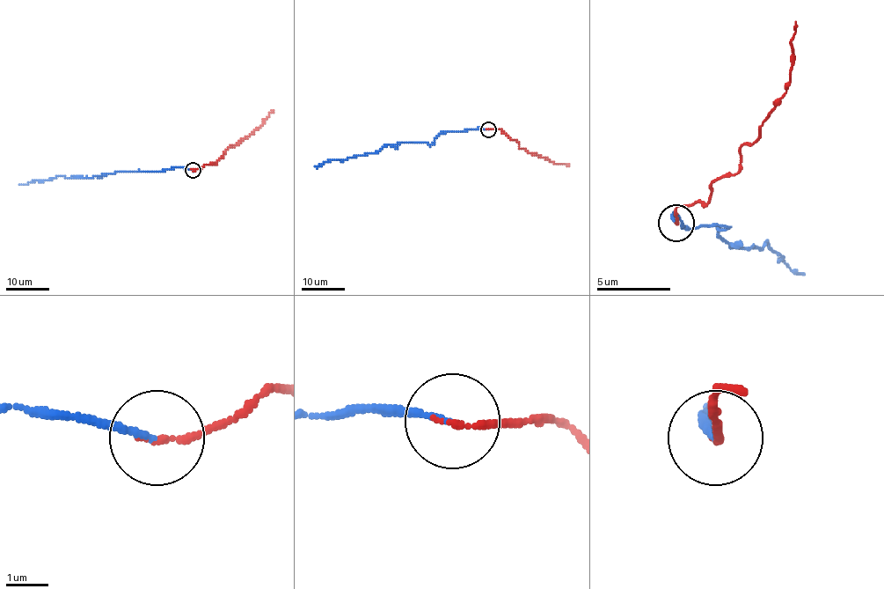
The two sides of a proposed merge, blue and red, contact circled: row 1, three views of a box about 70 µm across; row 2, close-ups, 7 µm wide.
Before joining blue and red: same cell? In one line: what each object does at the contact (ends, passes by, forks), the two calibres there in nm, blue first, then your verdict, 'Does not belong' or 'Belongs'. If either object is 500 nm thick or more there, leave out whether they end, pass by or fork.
At the ring blue ends. At the ring red ends. Thickness 130 nm (blue) against 160 nm. Belongs

